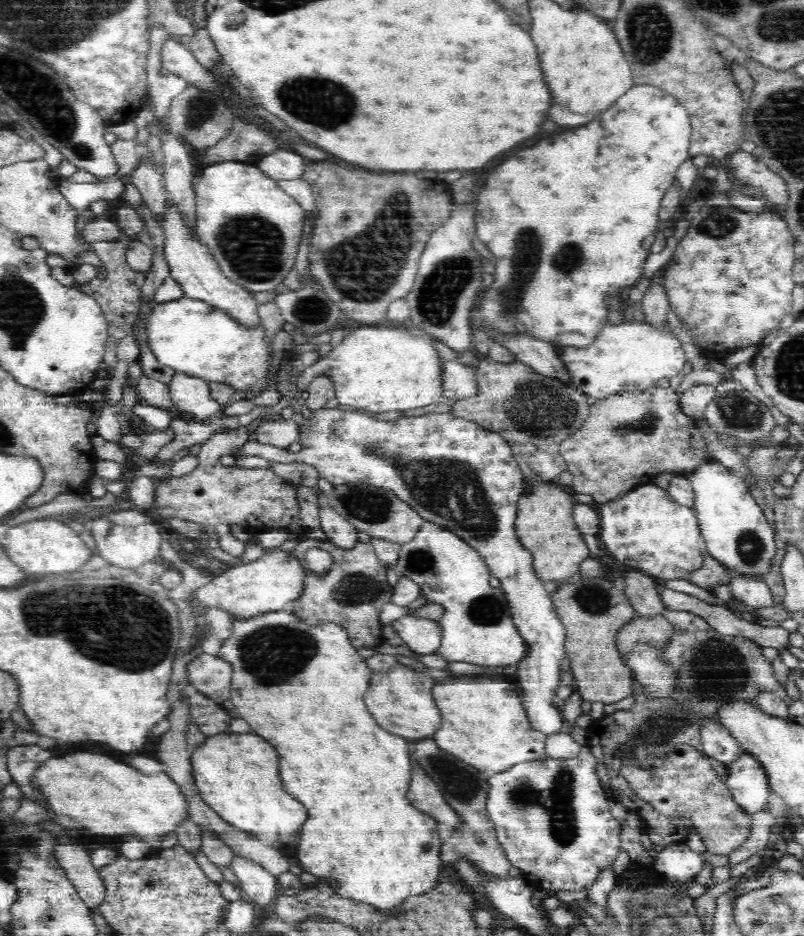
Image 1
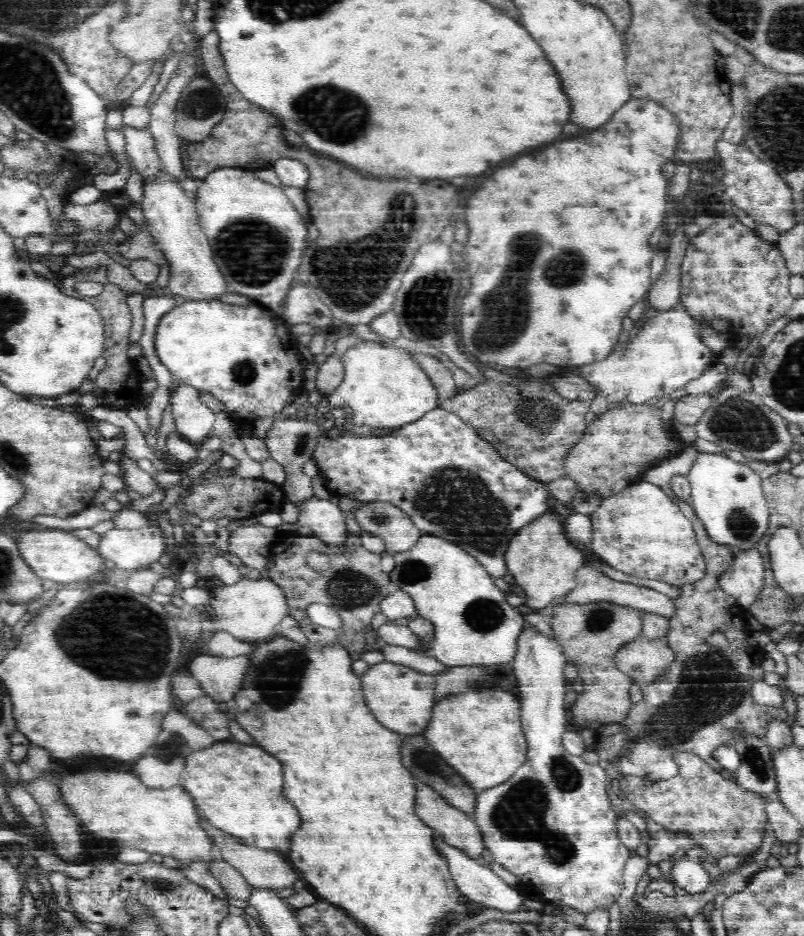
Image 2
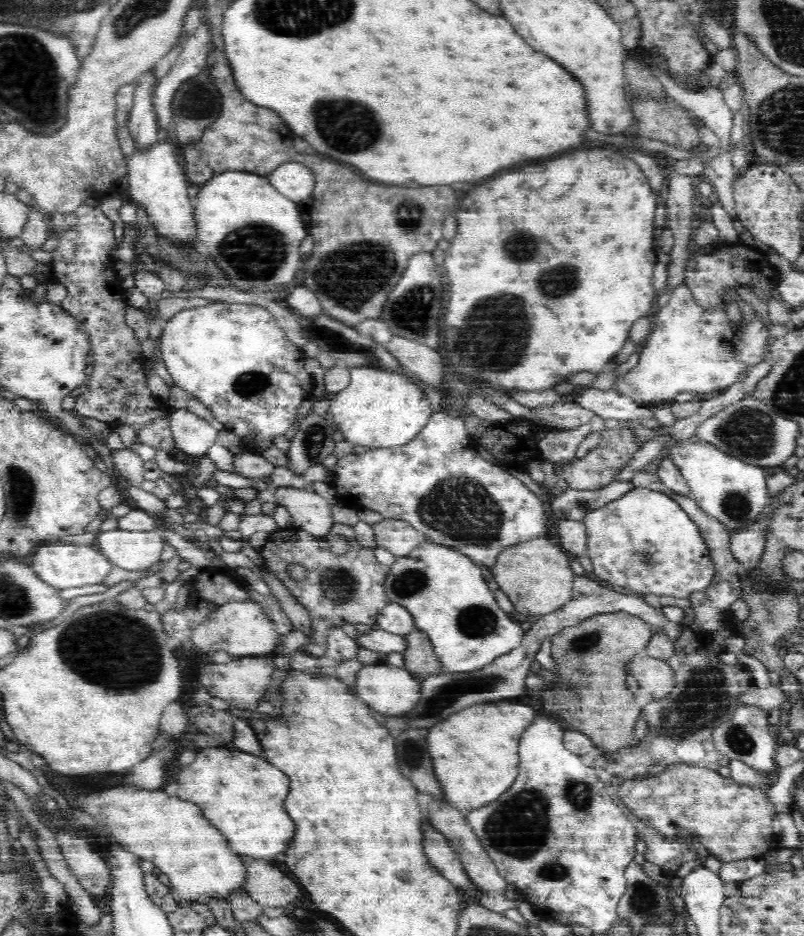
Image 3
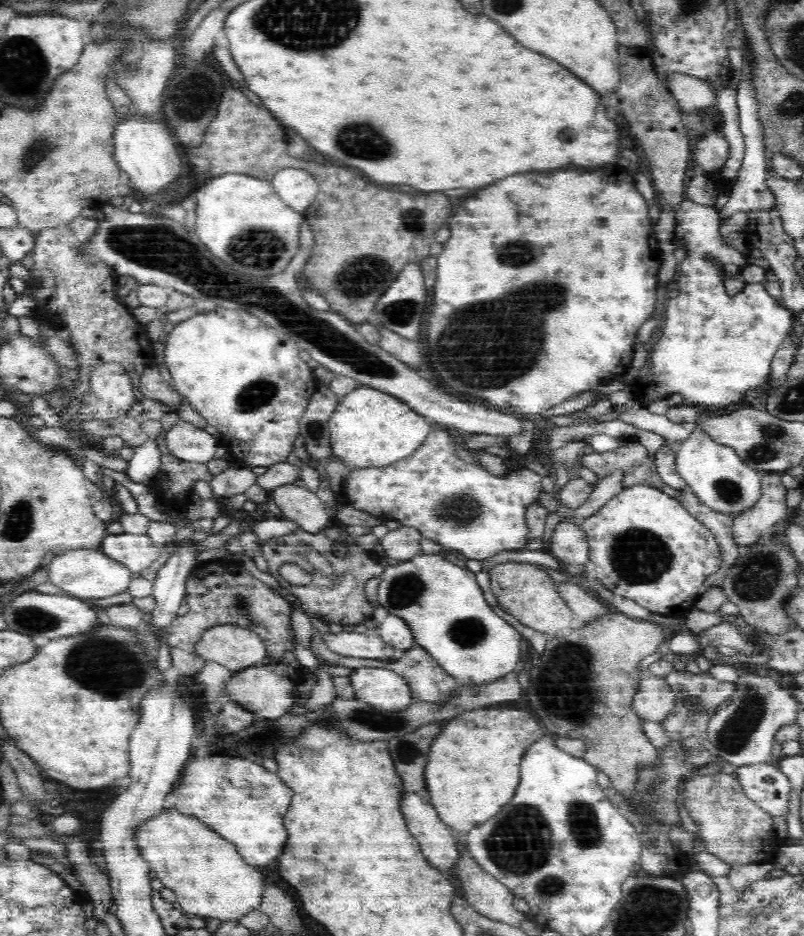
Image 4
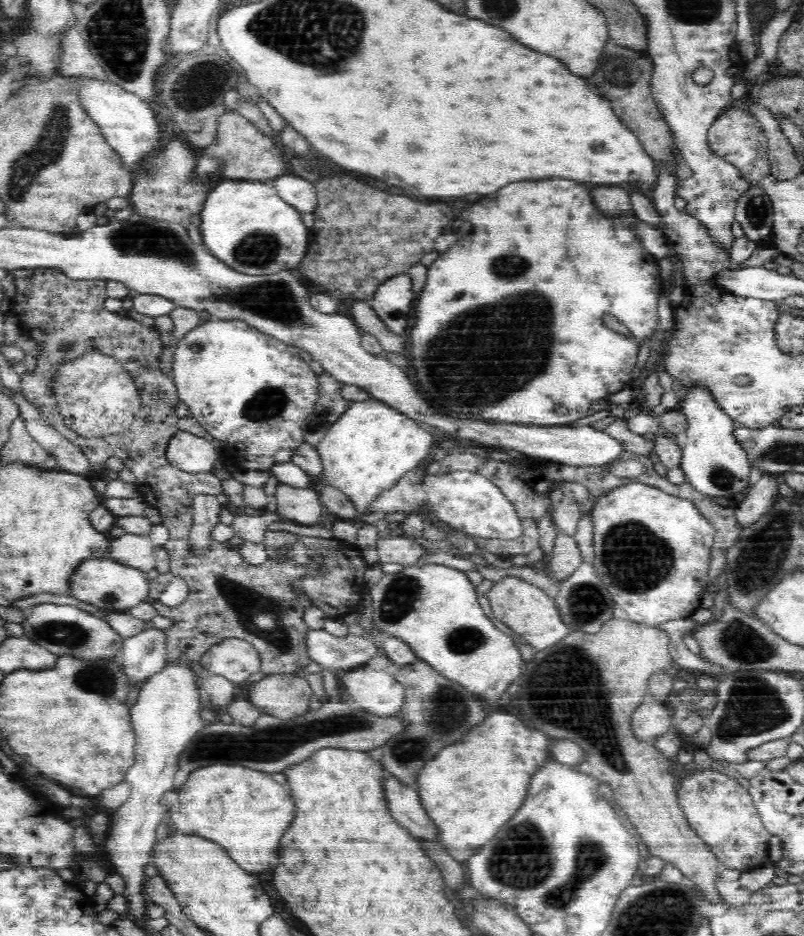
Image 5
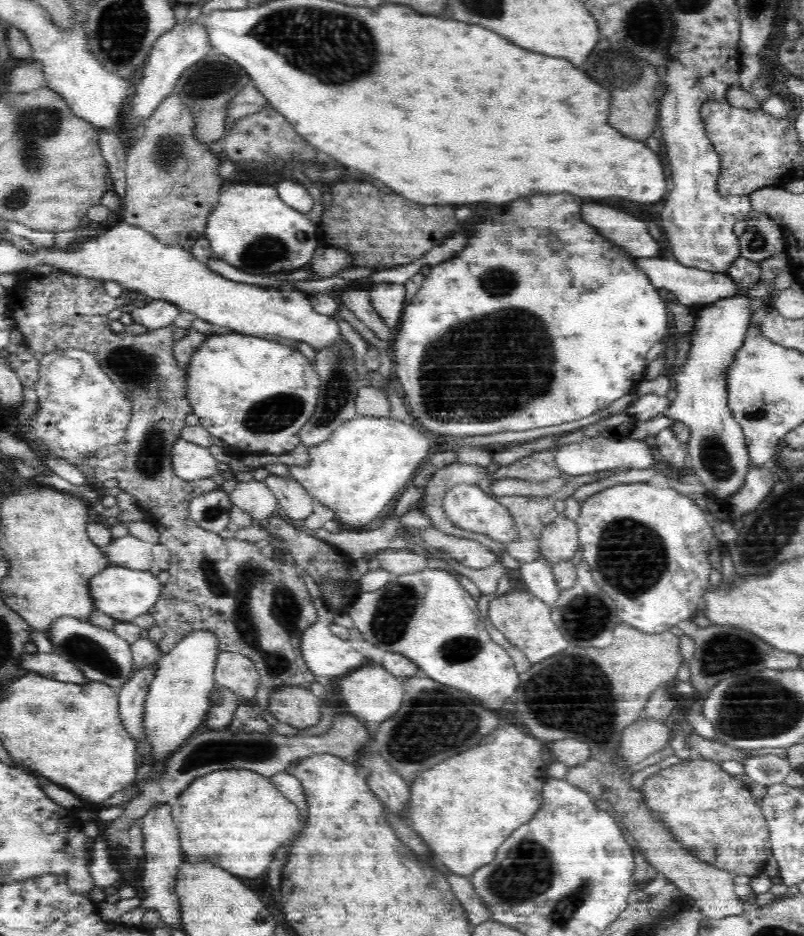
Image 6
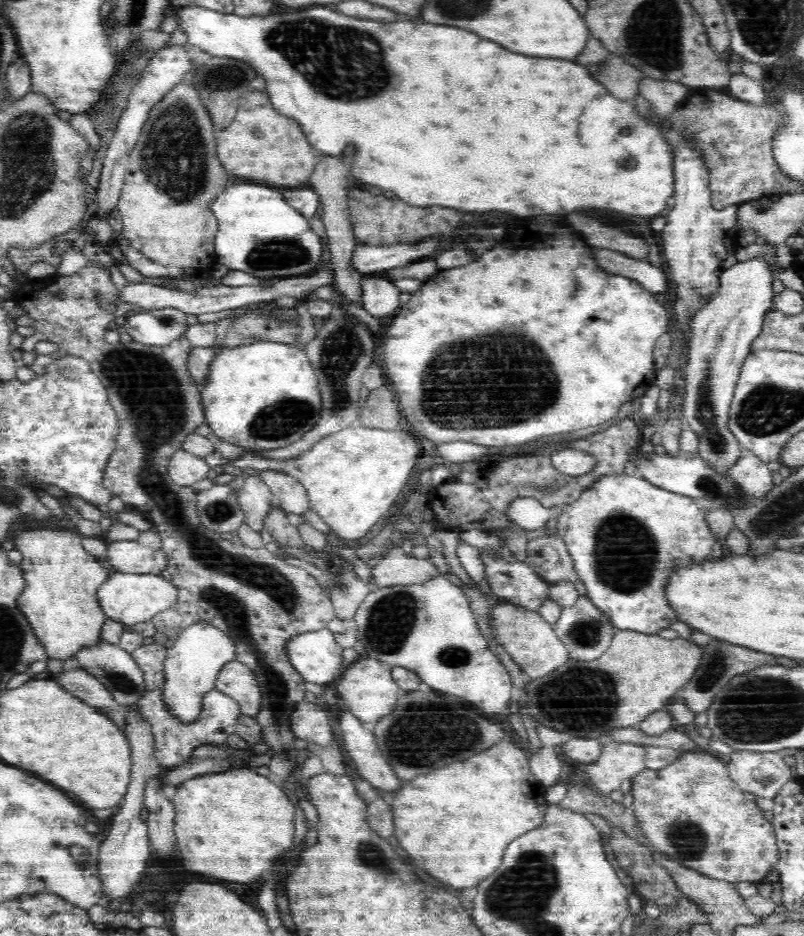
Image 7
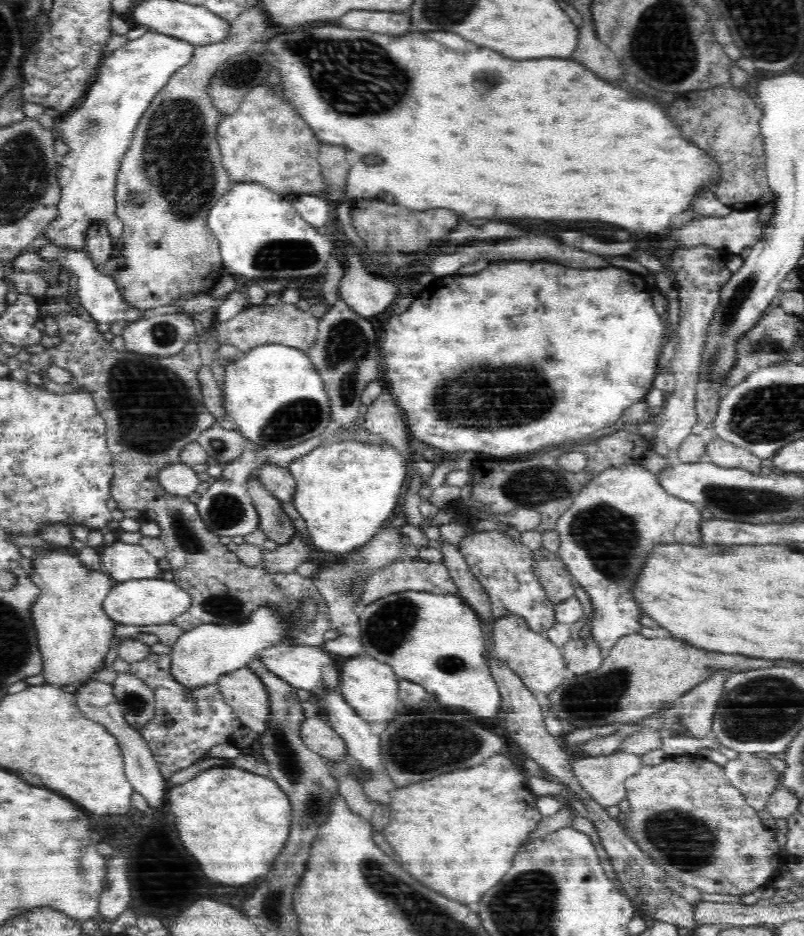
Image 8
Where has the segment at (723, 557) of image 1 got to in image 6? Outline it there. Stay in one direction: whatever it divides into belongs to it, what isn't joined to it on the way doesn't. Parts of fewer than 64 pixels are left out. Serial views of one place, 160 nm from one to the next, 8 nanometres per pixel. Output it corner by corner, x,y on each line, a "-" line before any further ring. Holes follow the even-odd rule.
735,296
706,304
705,311
697,312
694,308
697,319
691,333
691,349
687,361
676,374
678,395
664,410
671,419
688,425
689,436
685,444
688,467
698,476
698,482
719,498
735,495
747,483
747,474
751,470
744,431
728,408
725,376
721,373
724,364
728,364
745,338
749,326
749,310
745,305
750,301
748,297

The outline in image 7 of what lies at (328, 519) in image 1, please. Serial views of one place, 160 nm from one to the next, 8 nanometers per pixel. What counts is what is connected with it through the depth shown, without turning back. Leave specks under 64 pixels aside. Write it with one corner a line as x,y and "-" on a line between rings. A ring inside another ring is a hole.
263,471
260,477
274,495
274,506
282,509
288,516
307,516
311,513
308,491
299,480
274,471

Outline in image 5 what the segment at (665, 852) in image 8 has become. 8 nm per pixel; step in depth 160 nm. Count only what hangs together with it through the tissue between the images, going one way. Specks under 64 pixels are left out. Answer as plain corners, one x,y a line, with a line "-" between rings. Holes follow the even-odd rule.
713,768
677,780
676,793
690,827
716,856
722,868
739,871
771,863
768,841
772,834
760,819
752,797
736,779

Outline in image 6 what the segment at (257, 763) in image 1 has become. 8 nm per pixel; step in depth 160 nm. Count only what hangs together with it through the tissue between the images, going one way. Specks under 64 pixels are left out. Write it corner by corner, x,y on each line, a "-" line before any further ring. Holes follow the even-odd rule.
224,768
210,772
206,776
196,777
184,789
178,799
170,803
171,816
179,833
181,849
192,858
200,860
202,856
212,856
212,860
220,860
220,865
234,872
238,877
256,877
268,870
274,852
286,844
300,828
300,810
294,802
284,797
269,777
259,775
244,768

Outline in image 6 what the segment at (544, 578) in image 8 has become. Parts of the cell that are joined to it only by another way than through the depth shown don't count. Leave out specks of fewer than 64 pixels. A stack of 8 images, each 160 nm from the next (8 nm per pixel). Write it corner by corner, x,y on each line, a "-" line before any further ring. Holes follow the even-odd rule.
556,513
556,518
545,525
541,532
541,554
554,563
558,558
572,558
579,545
579,526
564,513

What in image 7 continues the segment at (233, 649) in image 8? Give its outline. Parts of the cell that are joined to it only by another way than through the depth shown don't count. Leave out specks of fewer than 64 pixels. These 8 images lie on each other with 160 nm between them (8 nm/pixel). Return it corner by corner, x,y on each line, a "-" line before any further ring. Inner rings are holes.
197,622
178,635
171,648
167,648
164,661
164,686
160,700
169,718
182,724
195,723
202,714
204,696
215,689
218,672
228,662
234,660
233,642
216,627

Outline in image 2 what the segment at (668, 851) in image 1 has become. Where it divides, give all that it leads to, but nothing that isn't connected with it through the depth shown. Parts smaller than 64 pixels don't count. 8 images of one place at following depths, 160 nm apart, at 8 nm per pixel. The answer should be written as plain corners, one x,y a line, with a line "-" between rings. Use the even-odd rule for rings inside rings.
690,858
671,859
671,861
674,861
670,870
671,882
678,888
684,888
690,894
698,894
708,888
710,877
700,862

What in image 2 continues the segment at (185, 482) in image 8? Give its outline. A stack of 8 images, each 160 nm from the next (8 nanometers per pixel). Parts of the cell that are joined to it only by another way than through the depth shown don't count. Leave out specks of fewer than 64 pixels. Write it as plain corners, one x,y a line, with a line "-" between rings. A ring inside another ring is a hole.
177,383
178,386
172,392
170,391
170,406
177,428
176,432
192,443
203,443
206,438
212,435
211,431
213,430
216,412
207,404
204,404
201,399
202,391
200,389
196,389
196,387
192,387
188,383

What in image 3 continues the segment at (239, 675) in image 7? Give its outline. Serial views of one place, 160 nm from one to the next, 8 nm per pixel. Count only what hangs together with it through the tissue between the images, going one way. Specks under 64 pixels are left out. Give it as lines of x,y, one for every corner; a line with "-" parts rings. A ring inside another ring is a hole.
248,596
240,601
226,601
225,604
216,606
208,618
193,630
191,639
195,648
206,653
225,648
235,657
272,655
277,652
278,632
274,620
266,614
266,608

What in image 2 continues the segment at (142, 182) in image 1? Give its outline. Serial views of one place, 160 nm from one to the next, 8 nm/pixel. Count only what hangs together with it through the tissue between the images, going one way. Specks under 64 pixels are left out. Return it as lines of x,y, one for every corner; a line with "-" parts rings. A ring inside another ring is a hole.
127,127
122,130
122,135
124,135
126,152
136,175
144,181
144,184
148,183
148,187
162,182
163,166
155,149
154,137
149,129

